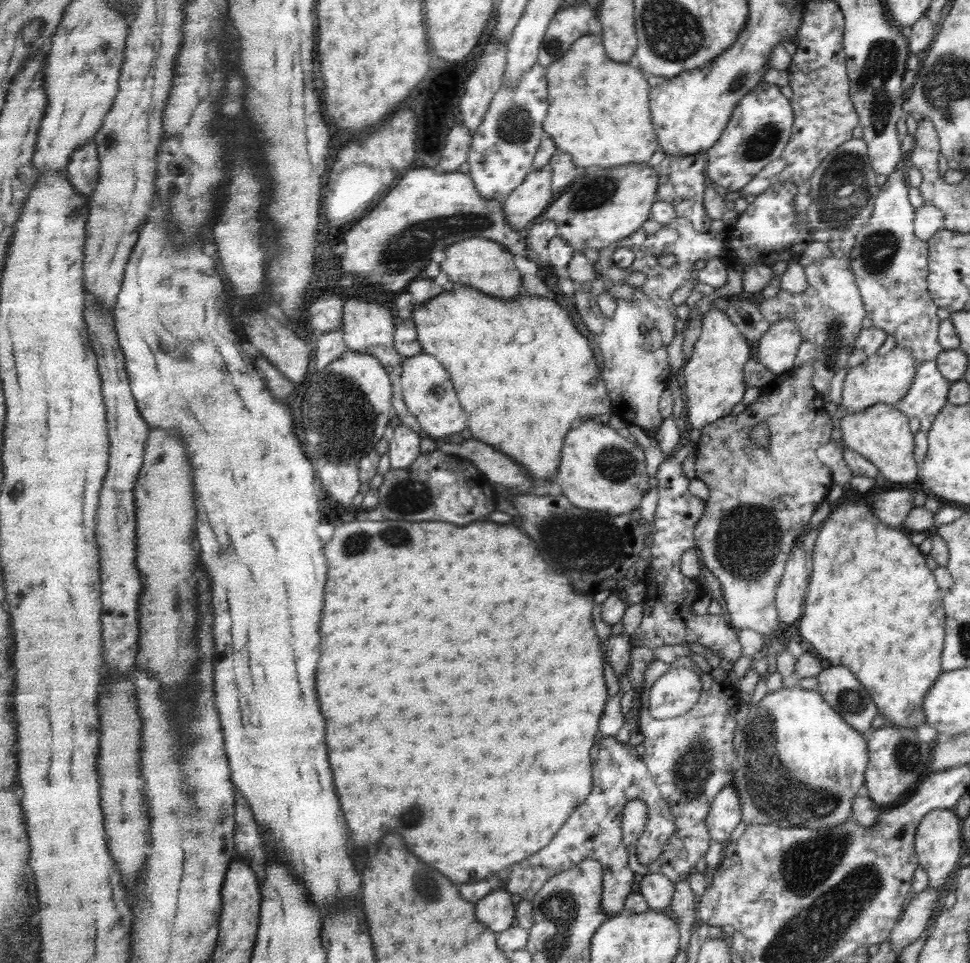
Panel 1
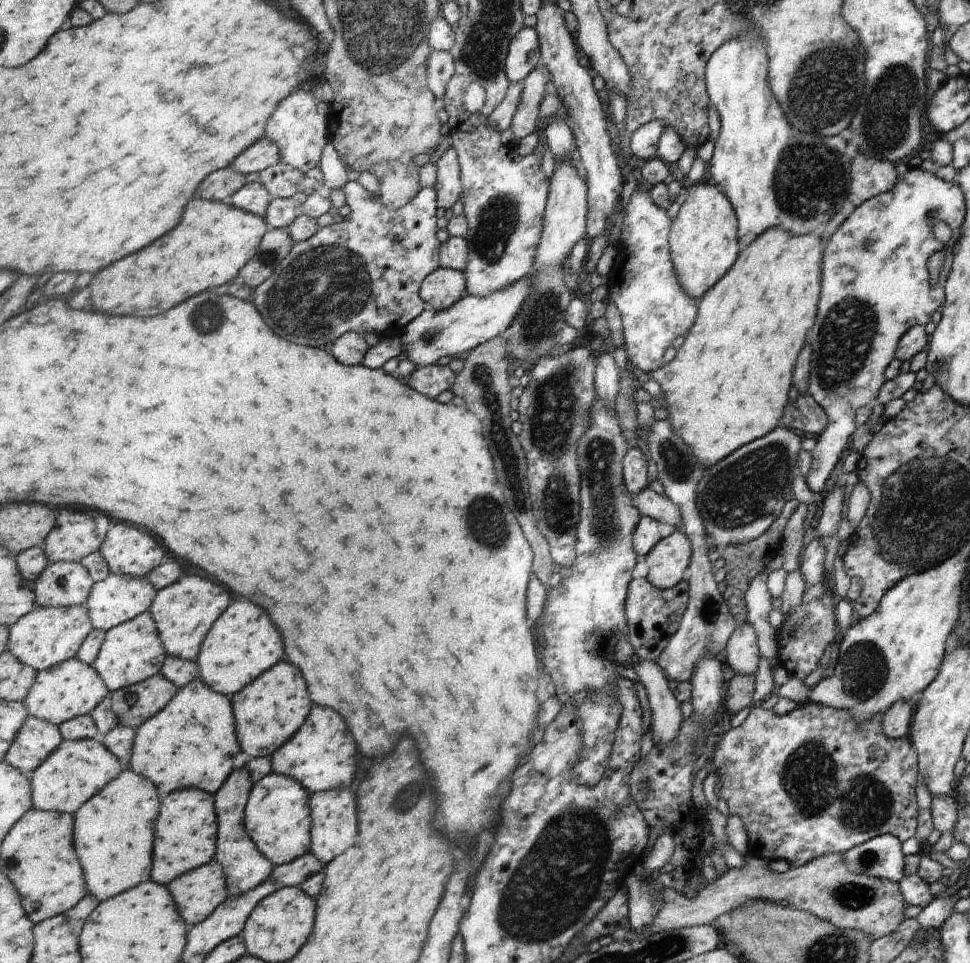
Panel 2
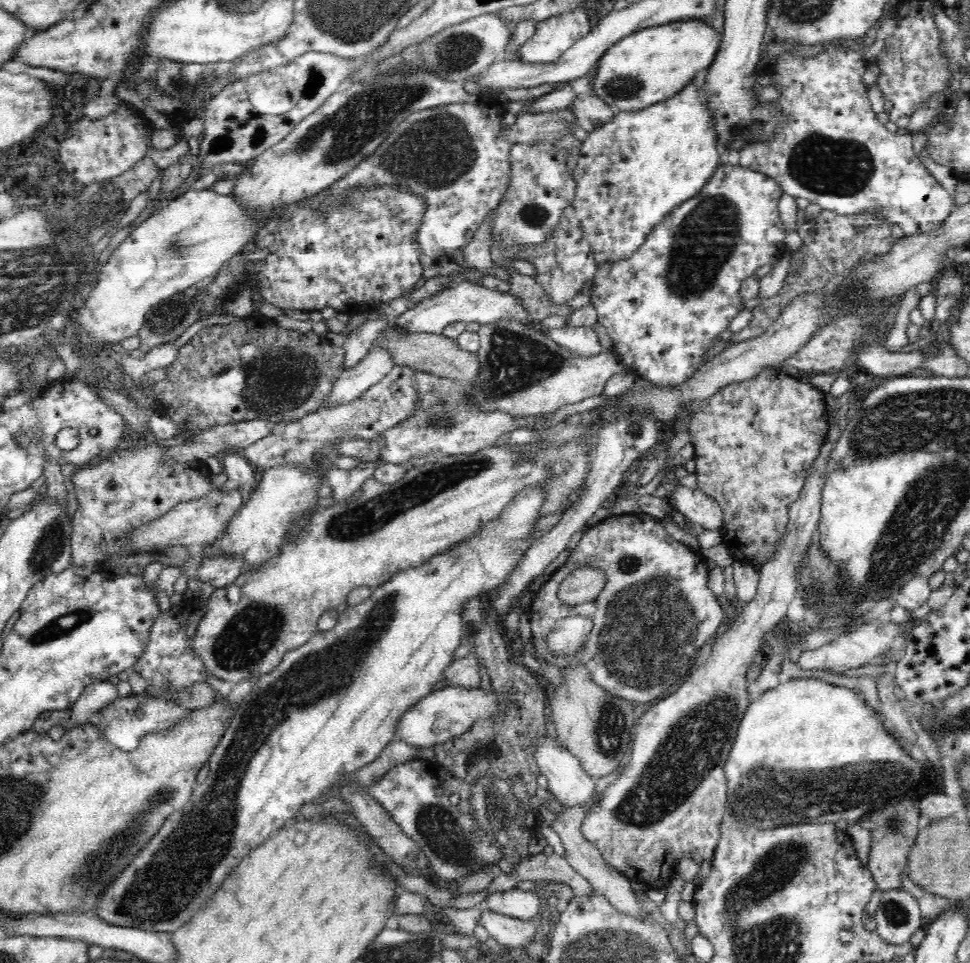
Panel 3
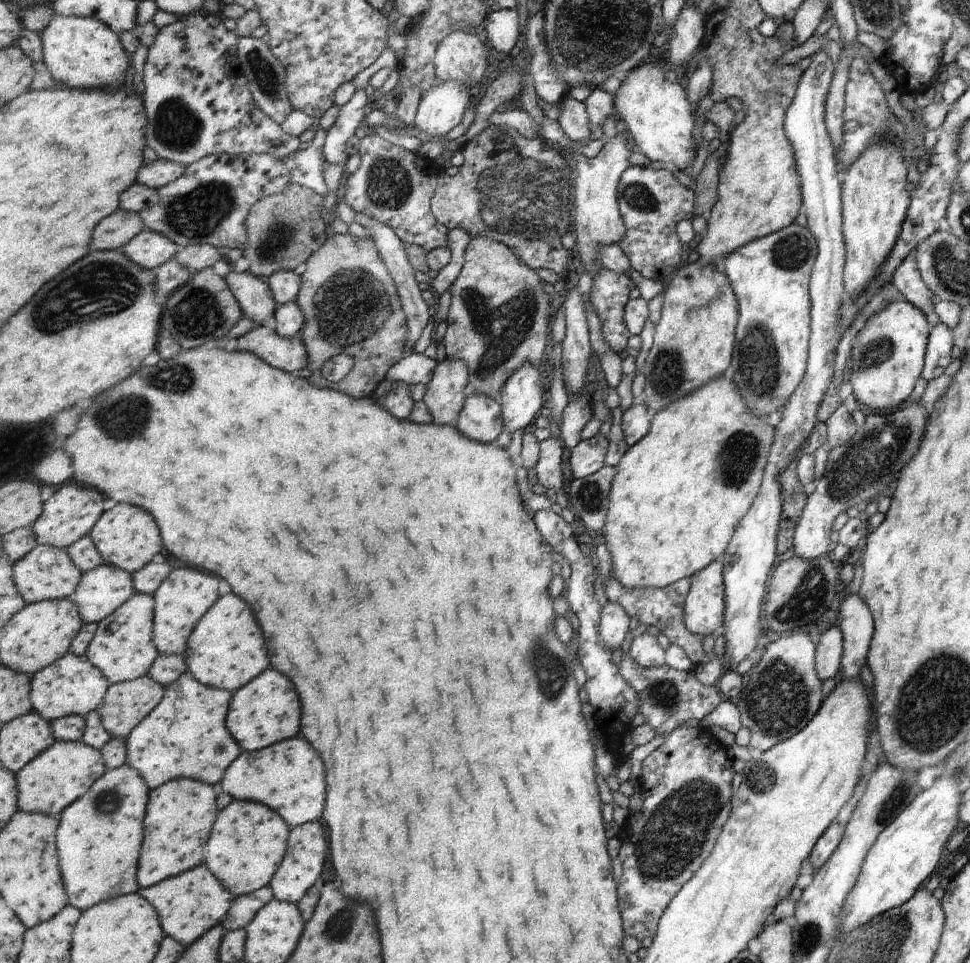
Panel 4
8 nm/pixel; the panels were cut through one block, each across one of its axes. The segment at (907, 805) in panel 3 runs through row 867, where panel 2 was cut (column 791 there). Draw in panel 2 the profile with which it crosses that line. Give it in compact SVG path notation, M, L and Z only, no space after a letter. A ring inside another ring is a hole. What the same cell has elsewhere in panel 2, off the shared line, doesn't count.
M748 853L745 858L747 865L739 869L729 868L727 872L700 890L700 898L692 900L692 896L688 894L673 888L664 888L664 906L658 918L654 920L648 932L636 932L636 936L632 939L646 940L664 931L710 925L720 914L730 912L747 903L748 900L758 899L774 903L786 900L795 909L814 914L840 930L860 930L871 941L891 935L904 922L905 902L898 883L854 874L848 870L848 864L844 862L844 853L821 856L804 866L791 868L780 874L756 866L756 856L753 854Z

